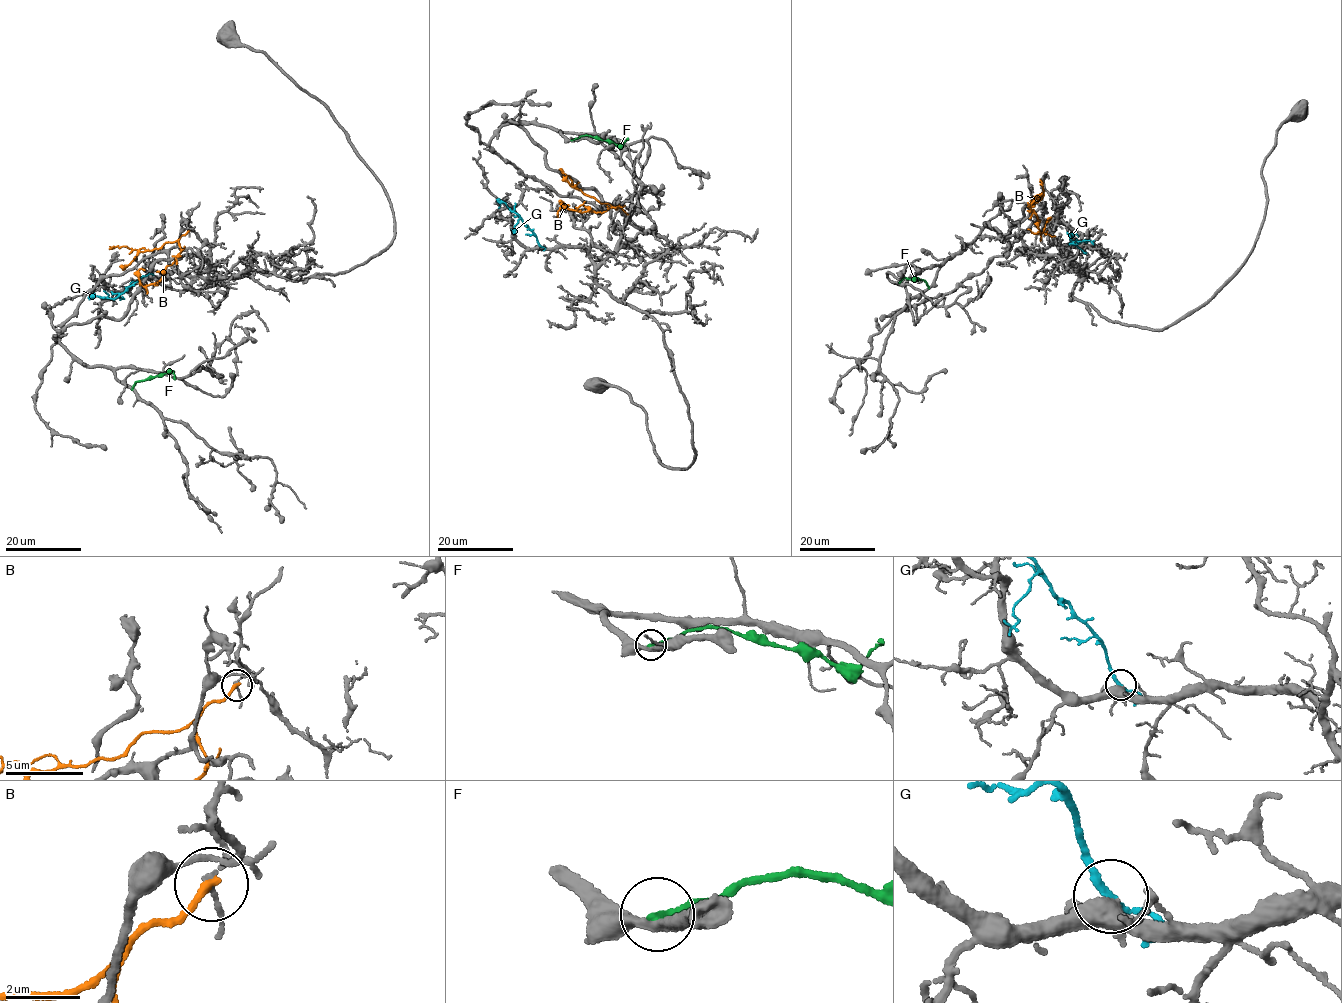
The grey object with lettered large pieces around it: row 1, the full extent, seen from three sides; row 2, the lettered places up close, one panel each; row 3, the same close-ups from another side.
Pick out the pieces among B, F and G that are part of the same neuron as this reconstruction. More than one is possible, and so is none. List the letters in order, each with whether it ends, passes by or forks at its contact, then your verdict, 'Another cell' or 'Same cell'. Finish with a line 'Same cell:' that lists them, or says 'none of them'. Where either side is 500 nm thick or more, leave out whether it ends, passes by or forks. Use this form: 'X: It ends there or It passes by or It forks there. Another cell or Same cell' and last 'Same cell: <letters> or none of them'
B: It ends there. Another cell
F: It ends there. Another cell
G: It passes by. Another cell
Same cell: none of them

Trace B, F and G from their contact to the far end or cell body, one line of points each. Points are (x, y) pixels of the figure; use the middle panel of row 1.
B: (627, 214), (618, 205), (604, 212), (583, 212), (563, 206), (563, 201), (569, 205)
F: (572, 139), (585, 136), (621, 144), (628, 138)
G: (540, 245), (535, 234), (504, 202), (498, 208)

